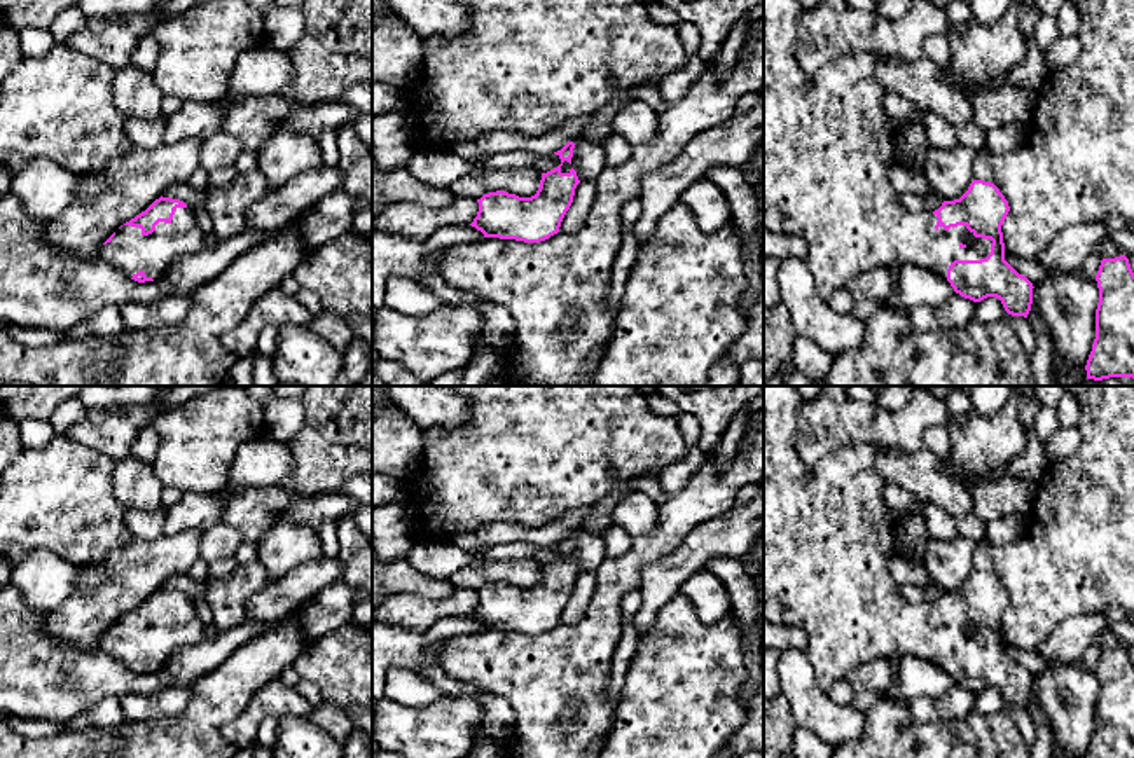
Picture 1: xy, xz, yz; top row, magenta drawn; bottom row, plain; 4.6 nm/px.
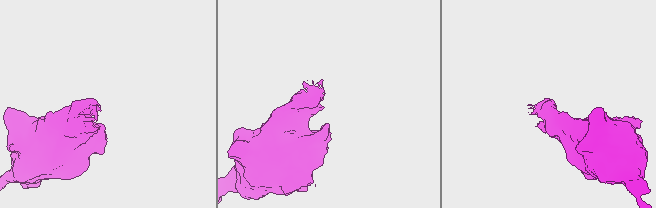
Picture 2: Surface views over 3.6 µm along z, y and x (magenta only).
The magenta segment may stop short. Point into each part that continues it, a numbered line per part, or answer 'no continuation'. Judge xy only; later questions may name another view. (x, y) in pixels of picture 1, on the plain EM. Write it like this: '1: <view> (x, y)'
1: xy (128, 641)

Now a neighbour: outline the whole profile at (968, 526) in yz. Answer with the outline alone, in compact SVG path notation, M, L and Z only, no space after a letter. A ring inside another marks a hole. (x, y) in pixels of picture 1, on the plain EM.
M973 513L958 515L956 527L959 538L972 538L977 543L985 541L985 522Z

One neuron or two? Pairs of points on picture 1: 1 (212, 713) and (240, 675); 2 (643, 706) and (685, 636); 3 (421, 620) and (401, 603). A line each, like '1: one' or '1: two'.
1: one
2: one
3: one

